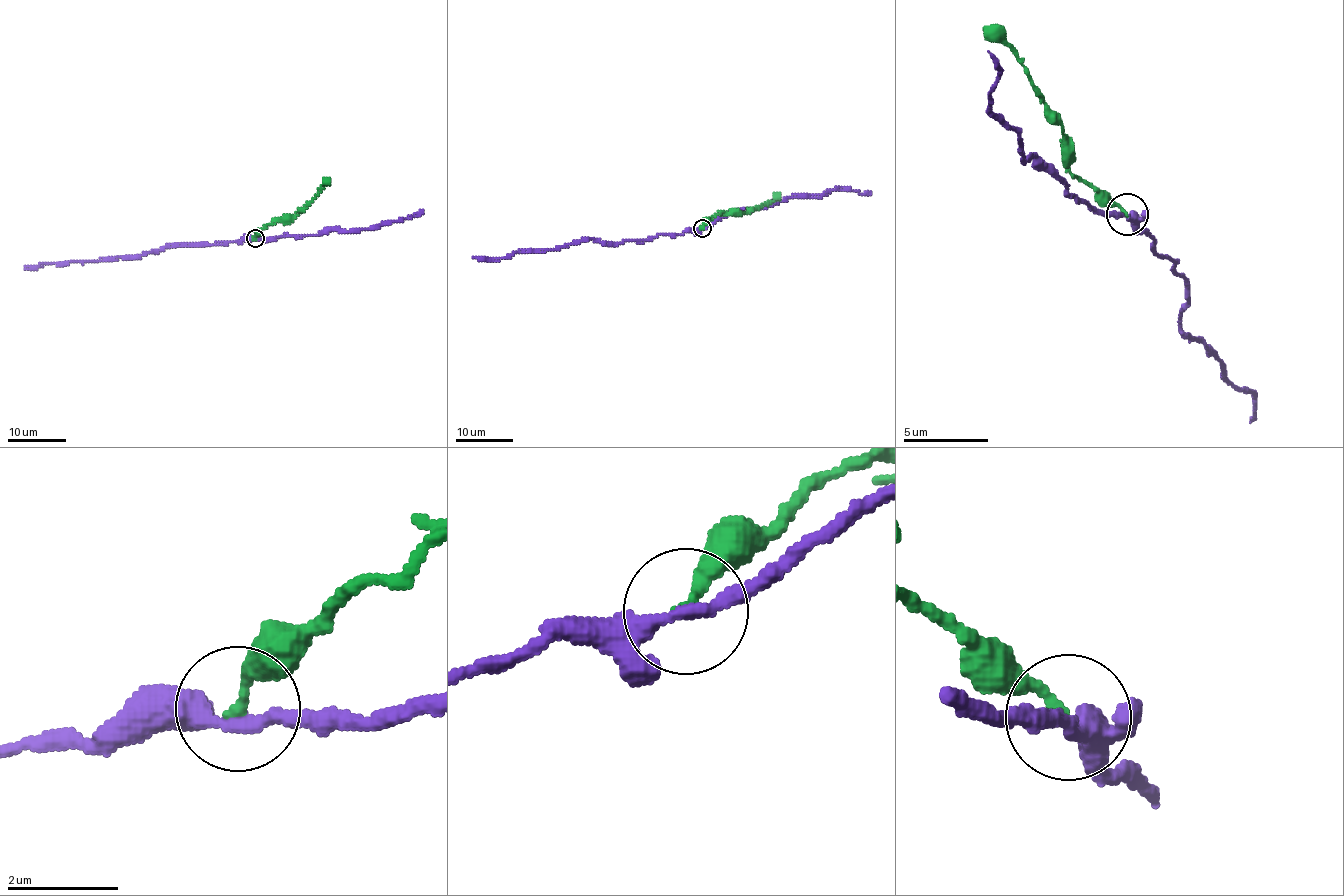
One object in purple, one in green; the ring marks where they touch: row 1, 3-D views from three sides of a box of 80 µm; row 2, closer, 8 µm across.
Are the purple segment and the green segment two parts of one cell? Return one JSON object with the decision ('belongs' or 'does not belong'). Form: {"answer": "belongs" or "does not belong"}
{"answer": "does not belong"}

